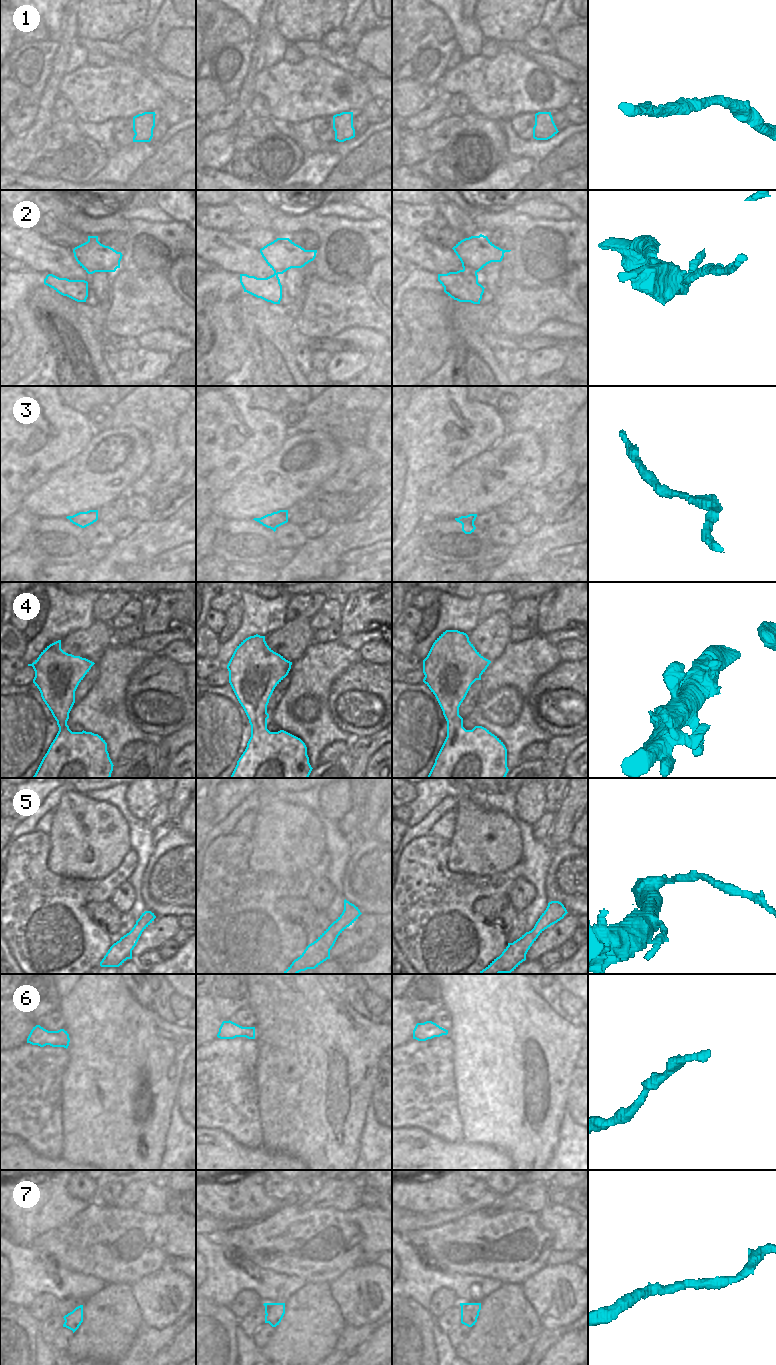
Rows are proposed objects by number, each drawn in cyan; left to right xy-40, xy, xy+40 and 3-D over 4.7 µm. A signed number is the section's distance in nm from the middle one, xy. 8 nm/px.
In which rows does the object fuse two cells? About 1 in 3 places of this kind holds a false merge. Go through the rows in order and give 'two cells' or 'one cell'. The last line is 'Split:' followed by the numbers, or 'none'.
1: one cell
2: two cells
3: one cell
4: one cell
5: one cell
6: one cell
7: one cell
Split: 2

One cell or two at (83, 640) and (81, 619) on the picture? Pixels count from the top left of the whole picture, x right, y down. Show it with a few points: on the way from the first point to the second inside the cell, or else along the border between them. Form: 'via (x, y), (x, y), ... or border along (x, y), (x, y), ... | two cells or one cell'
border along (95, 620), (85, 629), (76, 629), (61, 639) | two cells

